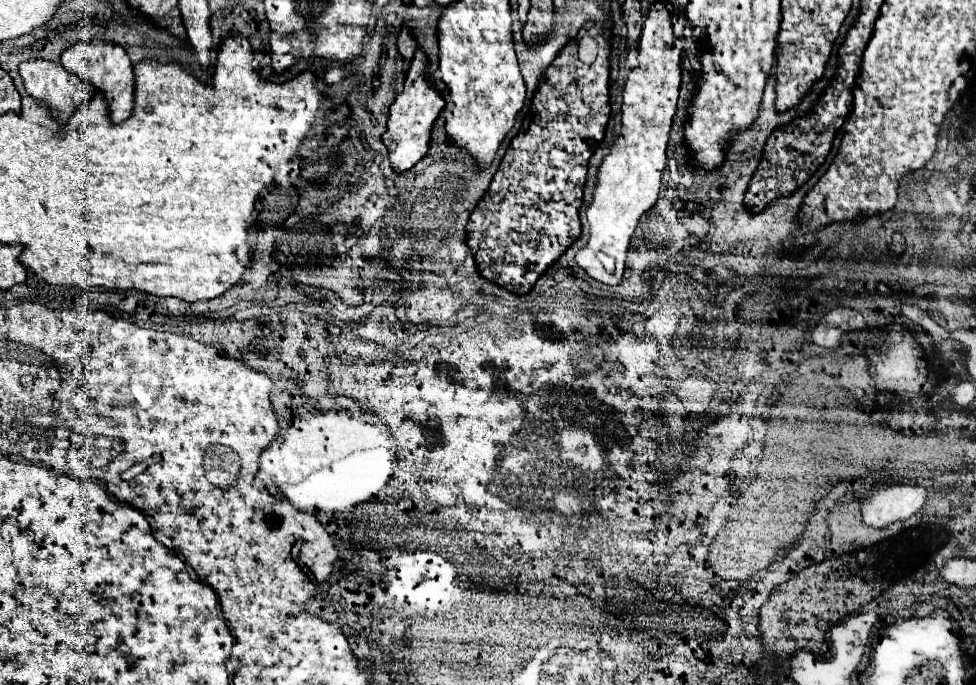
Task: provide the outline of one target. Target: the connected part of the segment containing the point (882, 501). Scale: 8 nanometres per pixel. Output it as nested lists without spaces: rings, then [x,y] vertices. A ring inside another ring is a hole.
[[[883,485],[863,501],[863,521],[869,527],[887,527],[895,521],[909,519],[925,505],[927,489],[919,485]]]

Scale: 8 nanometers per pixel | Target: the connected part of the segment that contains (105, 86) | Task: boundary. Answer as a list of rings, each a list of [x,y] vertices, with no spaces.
[[[95,39],[89,43],[75,43],[61,55],[61,65],[81,79],[89,83],[89,87],[95,87],[97,91],[103,91],[109,101],[109,111],[113,121],[123,121],[133,111],[133,89],[135,89],[135,73],[133,63],[129,59],[127,49],[123,49],[117,43]]]

